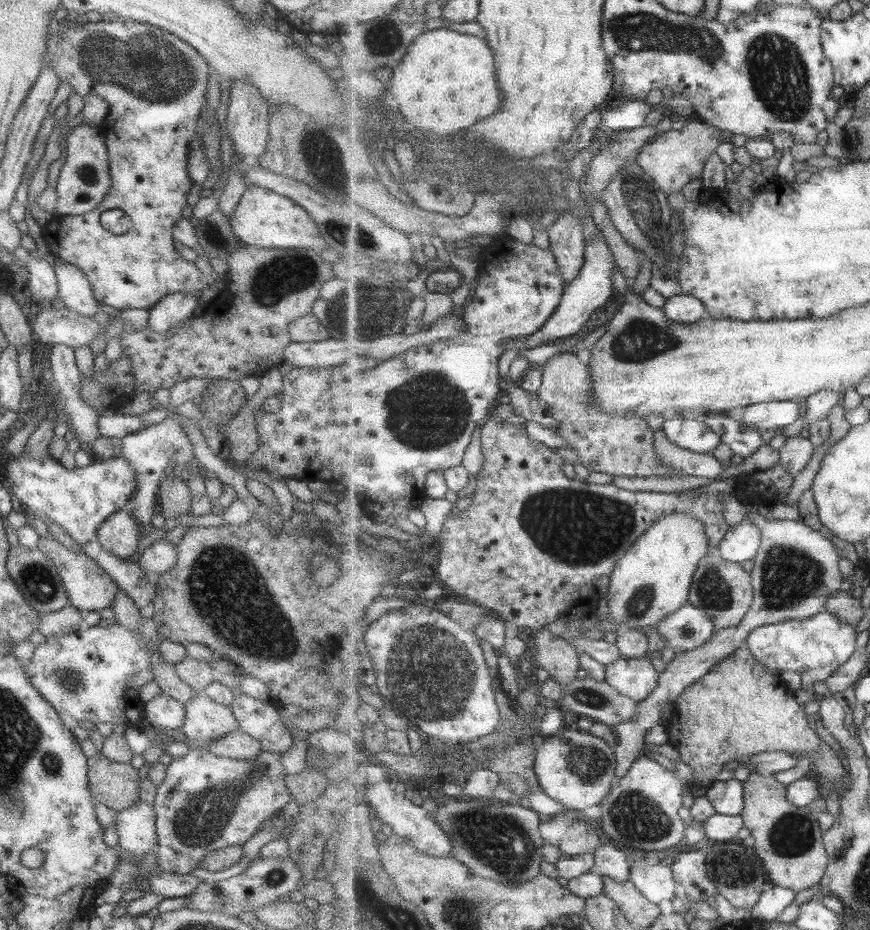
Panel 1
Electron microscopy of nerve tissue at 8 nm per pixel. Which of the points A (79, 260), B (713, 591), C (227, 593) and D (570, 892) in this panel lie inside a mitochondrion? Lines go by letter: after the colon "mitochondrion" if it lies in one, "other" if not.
A: other
B: mitochondrion
C: mitochondrion
D: other

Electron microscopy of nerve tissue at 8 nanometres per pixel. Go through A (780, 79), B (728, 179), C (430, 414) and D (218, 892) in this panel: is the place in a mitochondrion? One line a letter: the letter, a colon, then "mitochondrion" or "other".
A: mitochondrion
B: other
C: mitochondrion
D: mitochondrion

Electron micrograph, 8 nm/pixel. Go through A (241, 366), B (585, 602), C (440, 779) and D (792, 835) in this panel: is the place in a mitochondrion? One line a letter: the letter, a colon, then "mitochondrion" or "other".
A: other
B: other
C: other
D: mitochondrion

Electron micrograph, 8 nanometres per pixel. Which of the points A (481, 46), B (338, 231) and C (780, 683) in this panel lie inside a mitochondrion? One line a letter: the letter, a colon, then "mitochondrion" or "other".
A: other
B: mitochondrion
C: other

